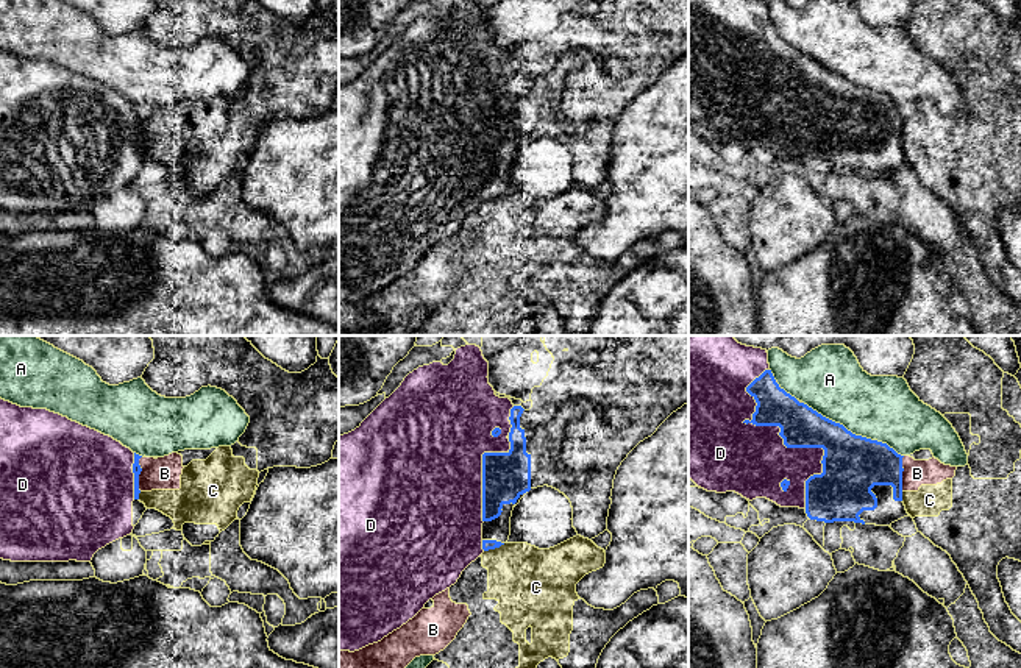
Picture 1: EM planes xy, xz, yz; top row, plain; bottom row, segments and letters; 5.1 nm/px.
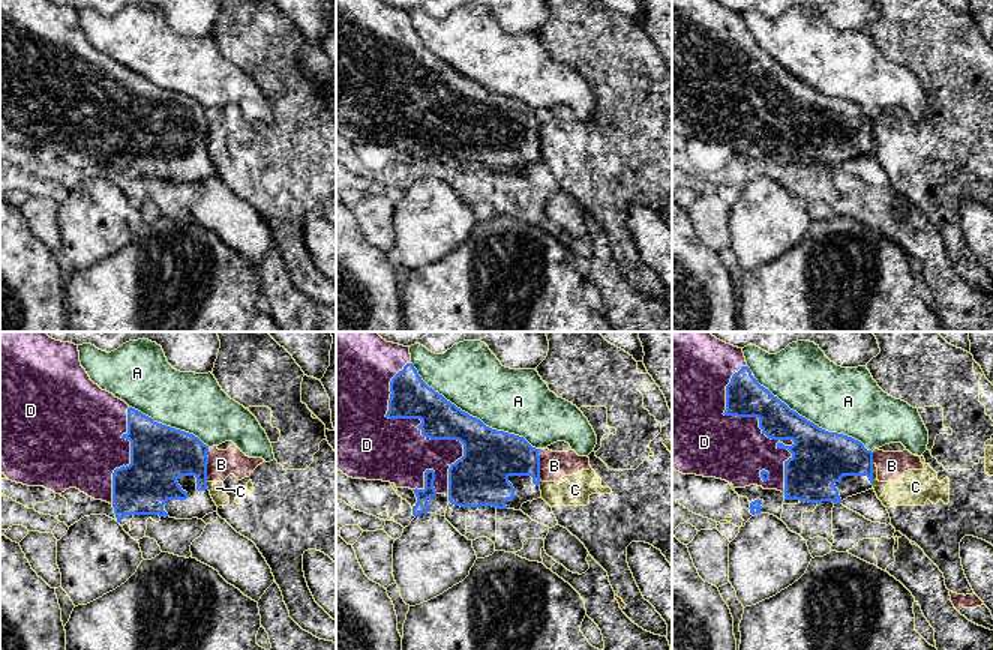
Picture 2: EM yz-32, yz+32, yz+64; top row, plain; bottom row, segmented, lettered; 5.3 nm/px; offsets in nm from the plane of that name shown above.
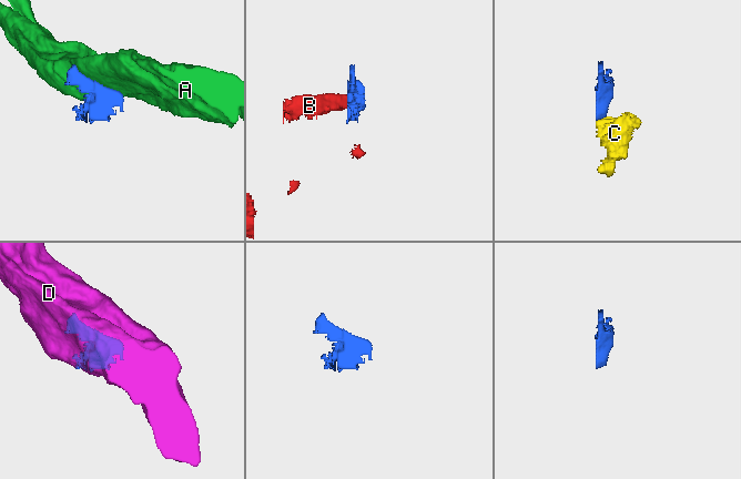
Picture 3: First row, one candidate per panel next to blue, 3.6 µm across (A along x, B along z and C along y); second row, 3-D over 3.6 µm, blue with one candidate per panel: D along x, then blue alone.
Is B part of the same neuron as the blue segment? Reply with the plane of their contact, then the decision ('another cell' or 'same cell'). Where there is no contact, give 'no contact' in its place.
contact in yz; another cell

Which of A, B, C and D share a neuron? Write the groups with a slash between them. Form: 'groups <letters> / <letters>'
groups A / B C / D

